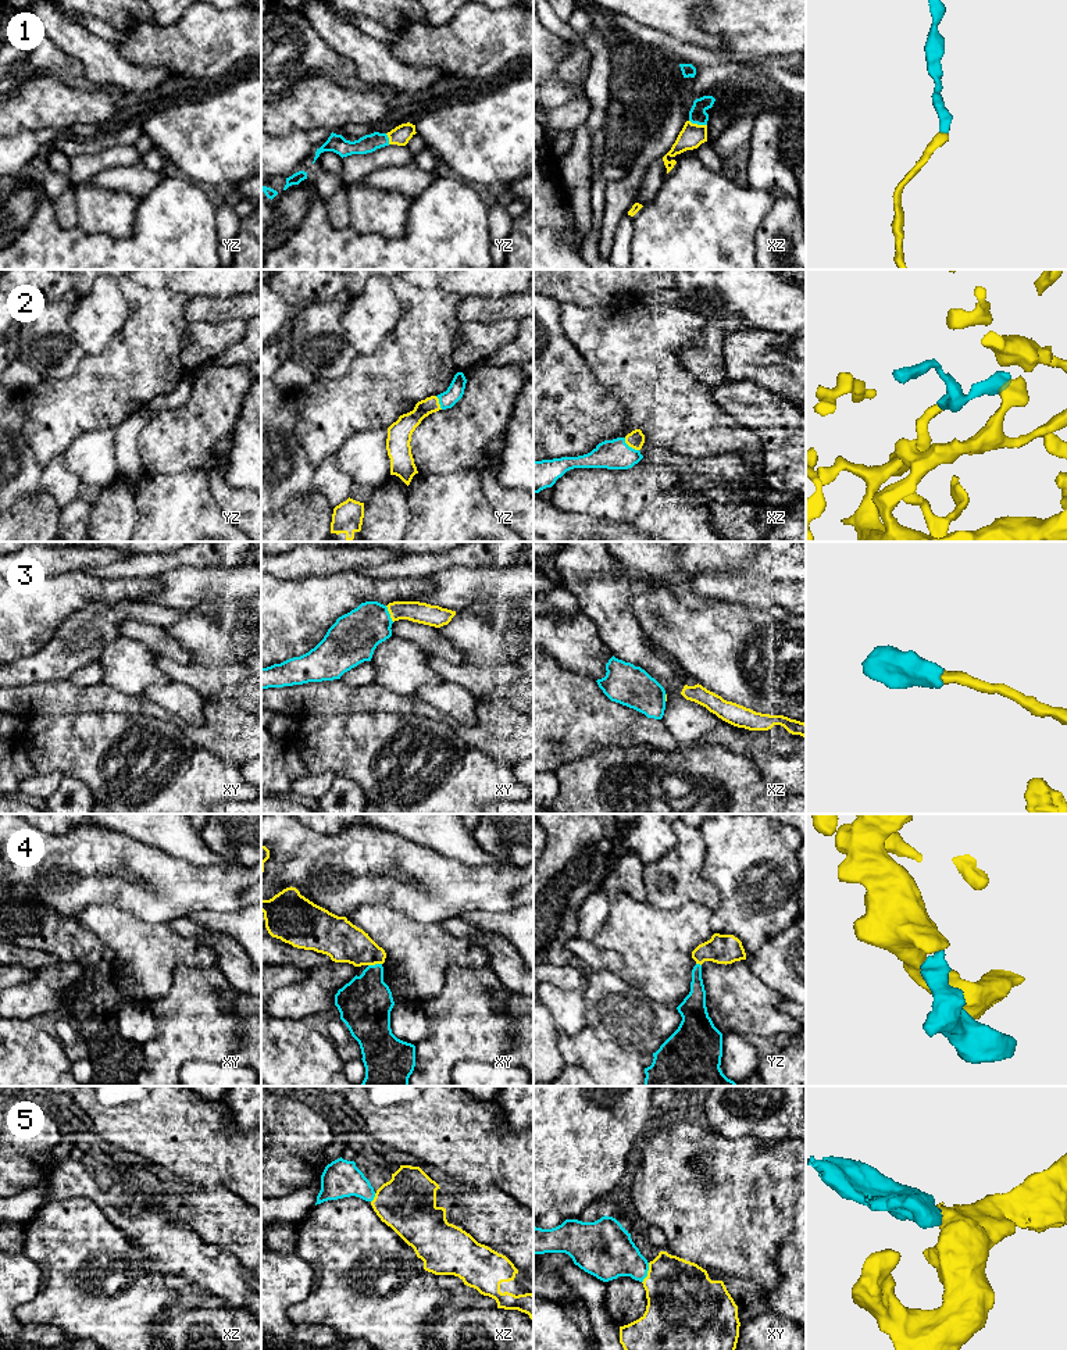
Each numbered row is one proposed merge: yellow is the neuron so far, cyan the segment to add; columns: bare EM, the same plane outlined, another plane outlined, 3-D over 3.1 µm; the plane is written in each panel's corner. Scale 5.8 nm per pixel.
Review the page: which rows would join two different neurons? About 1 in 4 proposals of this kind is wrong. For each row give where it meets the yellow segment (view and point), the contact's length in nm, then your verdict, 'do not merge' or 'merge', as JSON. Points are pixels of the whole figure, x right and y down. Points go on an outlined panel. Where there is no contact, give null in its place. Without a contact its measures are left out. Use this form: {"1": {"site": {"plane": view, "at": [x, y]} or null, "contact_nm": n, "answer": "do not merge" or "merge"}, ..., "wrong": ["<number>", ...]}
{"1": {"site": {"plane": "xz", "at": [696, 124]}, "contact_nm": 110, "answer": "merge"}, "2": {"site": {"plane": "xz", "at": [630, 446]}, "contact_nm": 120, "answer": "merge"}, "3": {"site": {"plane": "xy", "at": [389, 613]}, "contact_nm": 110, "answer": "merge"}, "4": {"site": {"plane": "xy", "at": [374, 964]}, "contact_nm": 80, "answer": "merge"}, "5": {"site": {"plane": "xy", "at": [648, 1272]}, "contact_nm": 130, "answer": "merge"}, "wrong": []}

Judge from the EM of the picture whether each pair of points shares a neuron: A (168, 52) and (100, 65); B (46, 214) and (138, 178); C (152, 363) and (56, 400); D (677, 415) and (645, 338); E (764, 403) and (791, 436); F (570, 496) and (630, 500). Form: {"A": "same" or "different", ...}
{"A": "different", "B": "different", "C": "same", "D": "same", "E": "same", "F": "same"}

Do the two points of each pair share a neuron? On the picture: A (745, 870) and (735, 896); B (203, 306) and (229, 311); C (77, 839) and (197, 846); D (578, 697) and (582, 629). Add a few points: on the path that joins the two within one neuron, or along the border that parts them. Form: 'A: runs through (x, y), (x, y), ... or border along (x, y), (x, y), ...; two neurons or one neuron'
A: runs through (745, 877), (745, 886), (742, 889); one neuron
B: runs through (210, 309), (222, 309); one neuron
C: border along (116, 831), (122, 831), (175, 857); two neurons
D: border along (550, 657), (570, 670), (584, 672), (596, 679); two neurons

